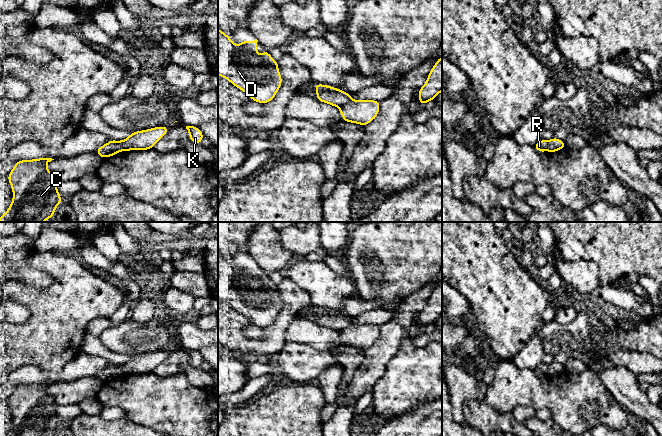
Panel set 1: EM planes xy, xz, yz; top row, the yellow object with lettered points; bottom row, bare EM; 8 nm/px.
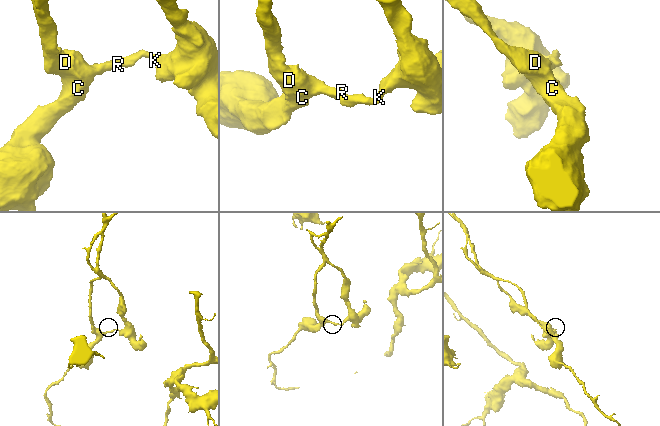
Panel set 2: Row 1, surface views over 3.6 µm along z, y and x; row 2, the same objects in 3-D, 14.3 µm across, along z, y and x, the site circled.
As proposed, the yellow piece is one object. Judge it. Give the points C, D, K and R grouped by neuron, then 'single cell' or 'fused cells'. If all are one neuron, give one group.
groups C D R / K; fused cells

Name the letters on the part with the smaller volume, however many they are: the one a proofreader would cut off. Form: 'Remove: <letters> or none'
Remove: C, D, R

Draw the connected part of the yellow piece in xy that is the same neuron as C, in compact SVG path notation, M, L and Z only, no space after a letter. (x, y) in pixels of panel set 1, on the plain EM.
M38 382L20 384L15 387L7 400L13 415L13 423L6 436L55 436L56 431L63 424L56 412L58 405L46 392L46 389L52 384L54 383Z

